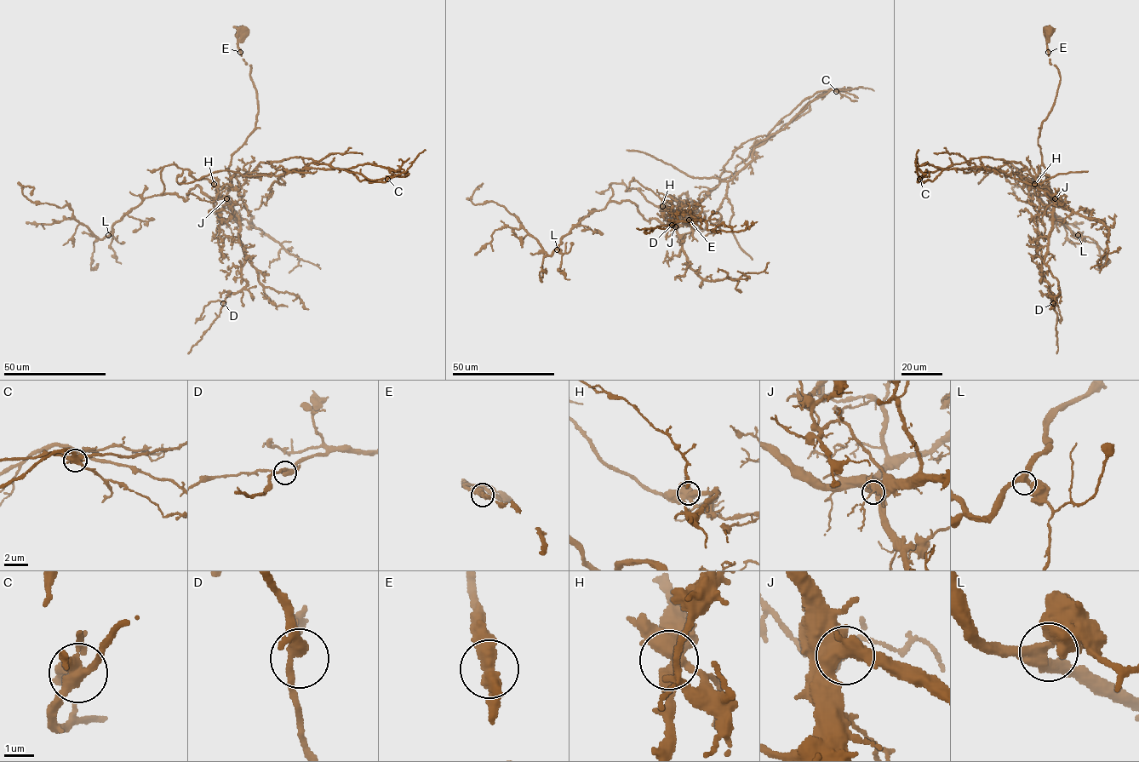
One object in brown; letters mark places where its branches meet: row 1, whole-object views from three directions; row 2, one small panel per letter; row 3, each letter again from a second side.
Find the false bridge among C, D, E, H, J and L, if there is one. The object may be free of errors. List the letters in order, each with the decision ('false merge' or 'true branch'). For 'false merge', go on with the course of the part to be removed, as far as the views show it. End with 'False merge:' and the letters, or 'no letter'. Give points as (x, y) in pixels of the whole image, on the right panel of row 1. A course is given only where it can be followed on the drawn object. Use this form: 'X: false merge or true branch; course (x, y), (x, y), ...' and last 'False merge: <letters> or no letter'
C: false merge; course (918, 178), (918, 182), (931, 180), (944, 169), (974, 167), (1003, 171), (1010, 175), (993, 170), (978, 182)
D: true branch
E: true branch
H: true branch
J: true branch
L: true branch
False merge: C

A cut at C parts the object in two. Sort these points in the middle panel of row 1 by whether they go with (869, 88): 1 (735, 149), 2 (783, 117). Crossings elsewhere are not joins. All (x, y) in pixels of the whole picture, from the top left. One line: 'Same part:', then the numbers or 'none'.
Same part: 1, 2

